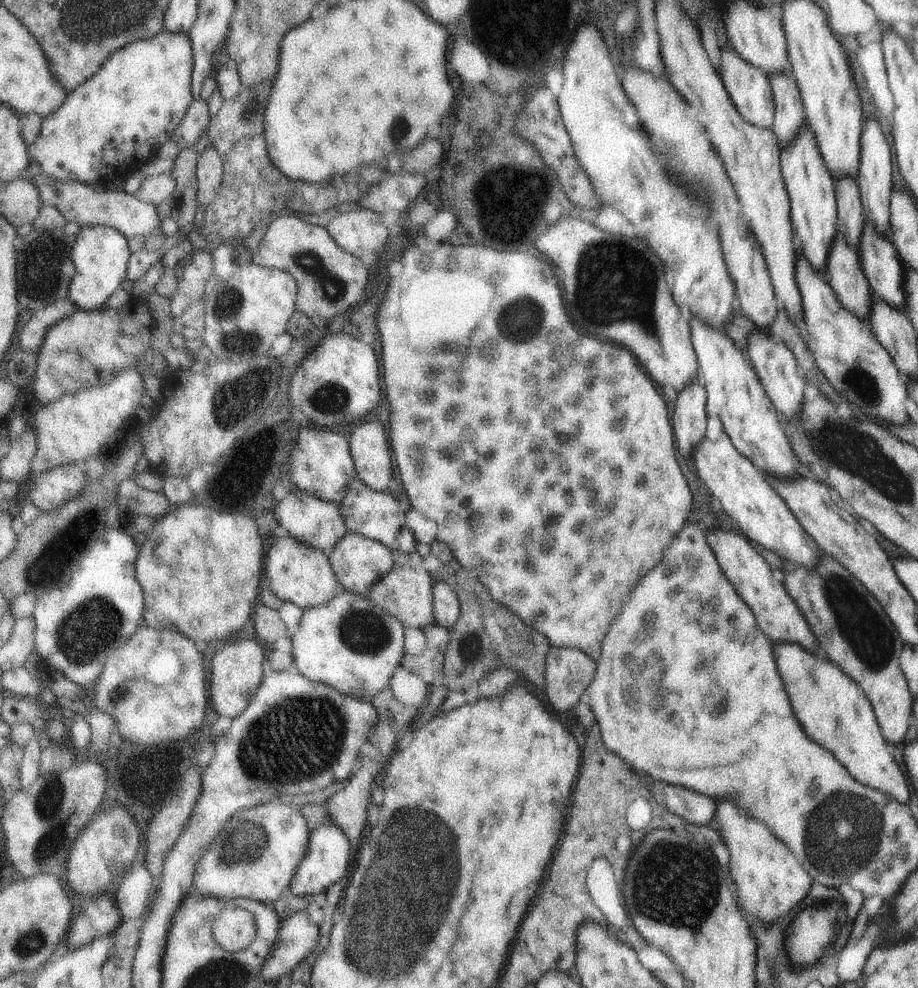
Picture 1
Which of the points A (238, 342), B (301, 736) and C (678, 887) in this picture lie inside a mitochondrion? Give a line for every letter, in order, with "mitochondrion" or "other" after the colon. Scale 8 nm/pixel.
A: mitochondrion
B: mitochondrion
C: mitochondrion

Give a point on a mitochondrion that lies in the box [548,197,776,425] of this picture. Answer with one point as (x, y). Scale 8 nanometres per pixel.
(616, 277)

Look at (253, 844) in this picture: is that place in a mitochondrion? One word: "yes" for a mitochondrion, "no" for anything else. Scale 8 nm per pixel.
yes

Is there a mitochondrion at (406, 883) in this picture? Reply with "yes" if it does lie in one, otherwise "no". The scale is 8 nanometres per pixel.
yes

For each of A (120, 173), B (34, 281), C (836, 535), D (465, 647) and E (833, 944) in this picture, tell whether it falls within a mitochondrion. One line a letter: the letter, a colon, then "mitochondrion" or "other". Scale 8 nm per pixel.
A: other
B: mitochondrion
C: other
D: mitochondrion
E: other

